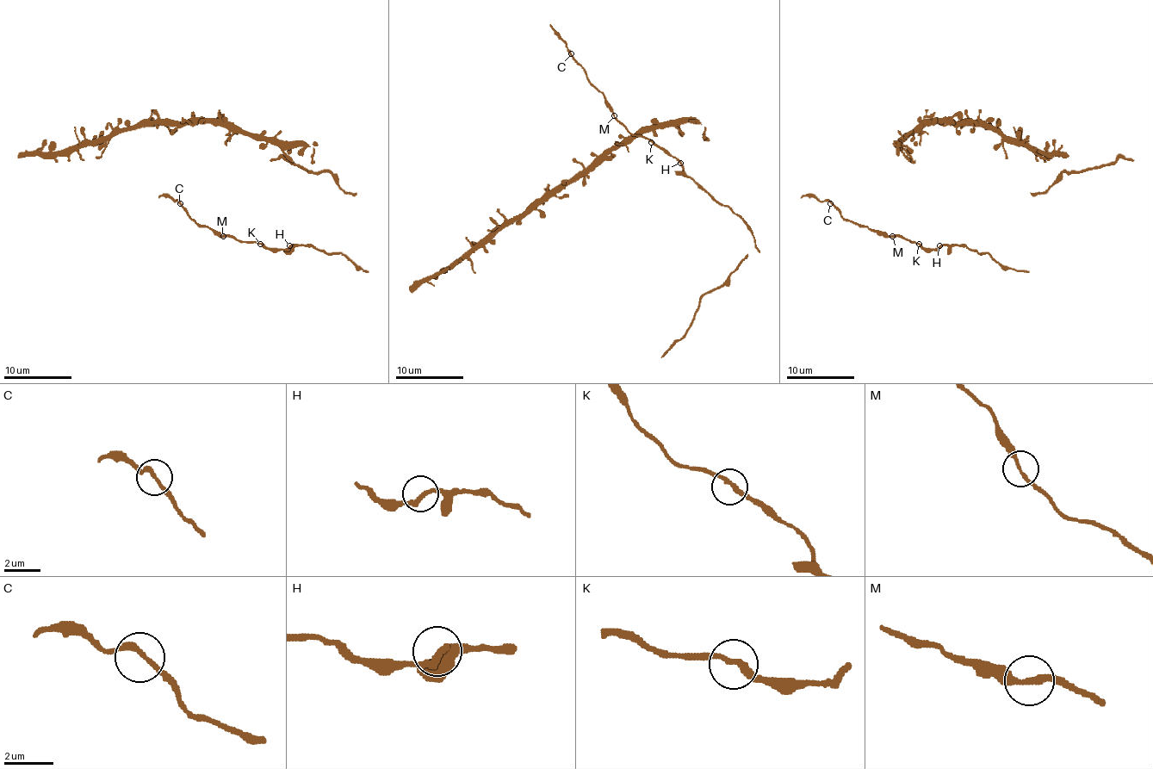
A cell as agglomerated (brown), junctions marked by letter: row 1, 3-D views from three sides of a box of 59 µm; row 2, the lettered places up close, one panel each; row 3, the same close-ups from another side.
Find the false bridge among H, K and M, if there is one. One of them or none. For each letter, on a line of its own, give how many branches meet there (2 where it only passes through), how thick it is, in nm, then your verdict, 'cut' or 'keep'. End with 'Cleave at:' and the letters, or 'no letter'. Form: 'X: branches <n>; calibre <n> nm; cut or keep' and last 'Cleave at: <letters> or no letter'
H: branches 2; calibre 240 nm; keep
K: branches 2; calibre 240 nm; keep
M: branches 2; calibre 220 nm; keep
Cleave at: no letter

